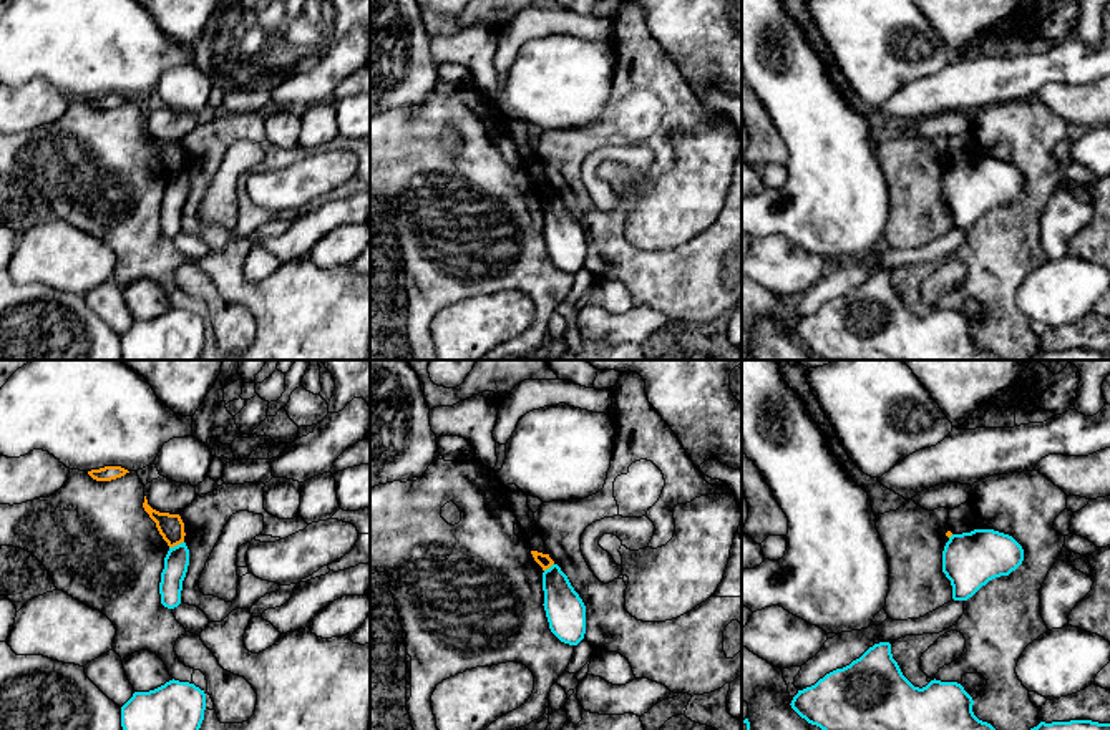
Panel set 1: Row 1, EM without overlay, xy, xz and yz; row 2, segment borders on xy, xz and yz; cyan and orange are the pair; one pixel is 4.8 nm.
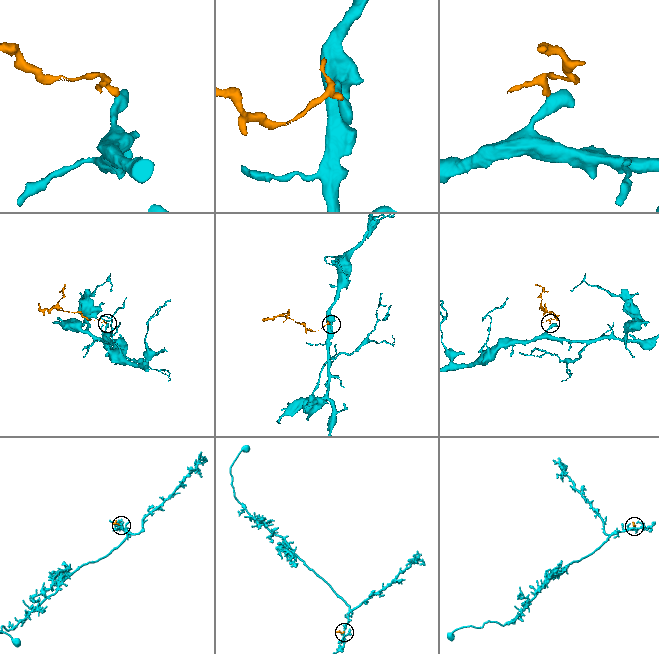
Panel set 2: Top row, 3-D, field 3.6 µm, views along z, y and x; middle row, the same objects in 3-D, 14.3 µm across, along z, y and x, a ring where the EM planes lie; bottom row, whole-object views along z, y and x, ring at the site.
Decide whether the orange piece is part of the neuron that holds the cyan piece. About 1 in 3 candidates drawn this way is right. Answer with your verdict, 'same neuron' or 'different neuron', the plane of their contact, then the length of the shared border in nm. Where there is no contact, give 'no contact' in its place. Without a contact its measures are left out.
different neuron; meets cyan in xy; contact 80 nm long

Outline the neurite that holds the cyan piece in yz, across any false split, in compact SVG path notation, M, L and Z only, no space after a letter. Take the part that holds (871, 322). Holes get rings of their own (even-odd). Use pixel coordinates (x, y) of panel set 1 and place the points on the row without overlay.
M889 270L874 272L850 294L826 302L811 315L798 319L790 333L801 347L823 360L997 360L991 352L974 343L974 328L961 312L934 307L923 317L914 315L893 287Z

